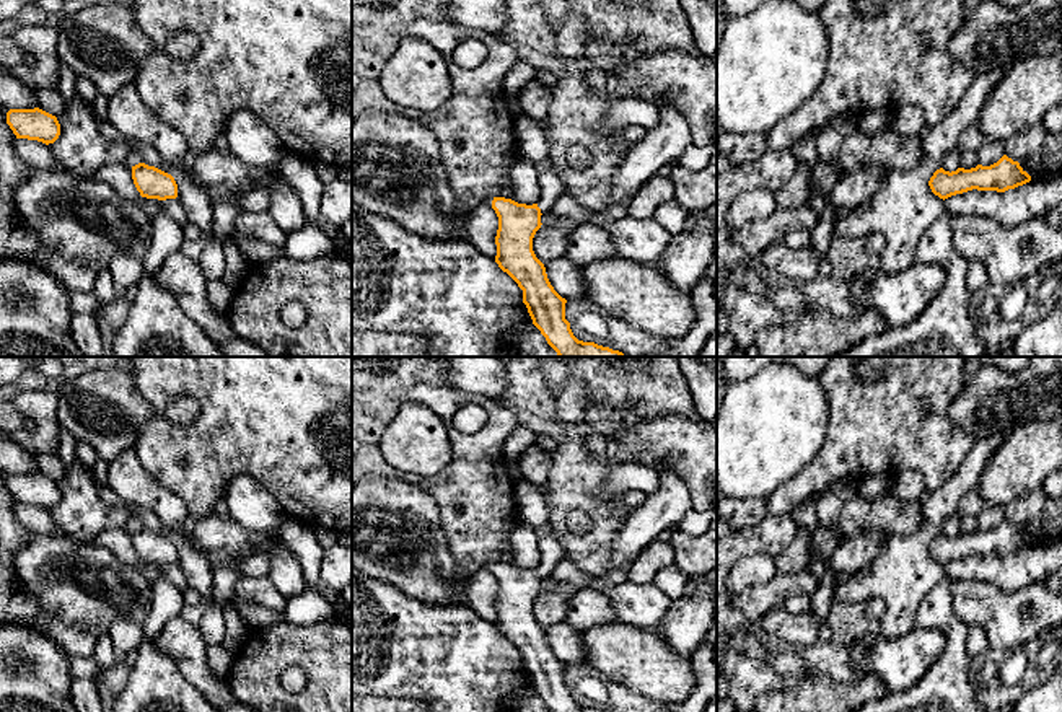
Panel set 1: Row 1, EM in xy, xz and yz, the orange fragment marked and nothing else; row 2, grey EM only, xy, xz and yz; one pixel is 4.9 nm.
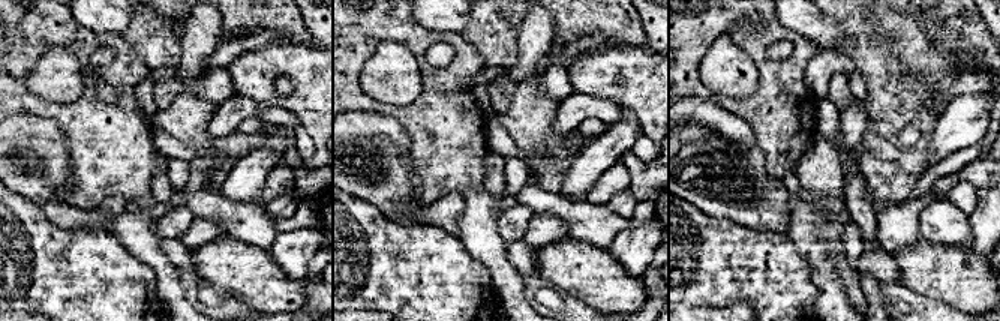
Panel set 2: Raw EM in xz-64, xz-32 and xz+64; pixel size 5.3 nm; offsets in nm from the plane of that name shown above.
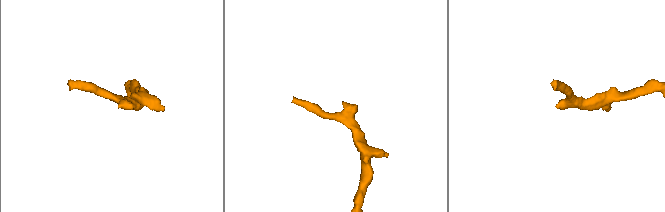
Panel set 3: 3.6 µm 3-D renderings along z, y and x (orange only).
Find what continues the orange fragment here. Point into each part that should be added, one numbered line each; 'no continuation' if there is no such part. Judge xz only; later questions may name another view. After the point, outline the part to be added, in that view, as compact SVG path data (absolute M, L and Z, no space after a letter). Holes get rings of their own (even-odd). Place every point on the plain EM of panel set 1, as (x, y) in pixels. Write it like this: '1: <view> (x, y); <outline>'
1: xz (551, 553); M541 533L539 562L536 567L541 578L549 578L560 560L564 560L564 549L554 533Z

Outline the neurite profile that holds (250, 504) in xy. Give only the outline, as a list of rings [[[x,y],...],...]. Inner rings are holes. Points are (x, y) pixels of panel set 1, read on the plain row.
[[[236,474],[223,492],[223,510],[249,533],[279,533],[287,515],[277,499],[248,474]]]

